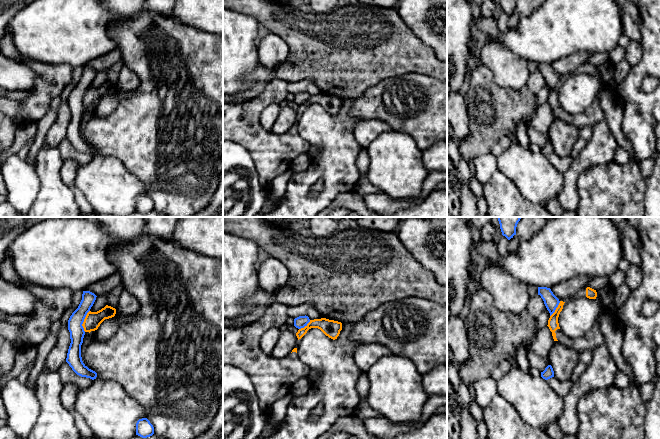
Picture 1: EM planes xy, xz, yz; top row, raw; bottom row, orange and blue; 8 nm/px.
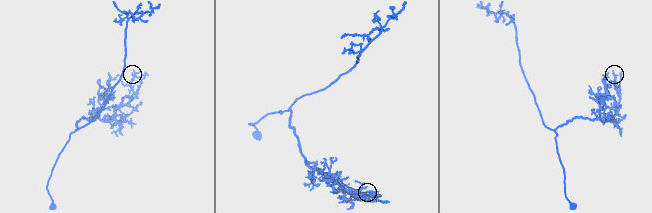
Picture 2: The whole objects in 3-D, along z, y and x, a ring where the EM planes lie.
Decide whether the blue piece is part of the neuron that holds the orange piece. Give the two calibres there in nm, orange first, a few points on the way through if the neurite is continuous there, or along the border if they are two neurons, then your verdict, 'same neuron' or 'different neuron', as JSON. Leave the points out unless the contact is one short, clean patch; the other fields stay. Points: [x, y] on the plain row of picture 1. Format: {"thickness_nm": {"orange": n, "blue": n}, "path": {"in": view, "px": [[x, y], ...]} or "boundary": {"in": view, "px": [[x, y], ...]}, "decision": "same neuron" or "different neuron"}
{"thickness_nm": {"orange": 140, "blue": 120}, "decision": "different neuron"}

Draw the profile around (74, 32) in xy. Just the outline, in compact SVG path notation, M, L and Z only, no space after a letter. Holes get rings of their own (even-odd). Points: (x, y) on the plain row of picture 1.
M35 0L10 21L7 32L27 60L85 66L117 48L108 28L115 14L101 0Z

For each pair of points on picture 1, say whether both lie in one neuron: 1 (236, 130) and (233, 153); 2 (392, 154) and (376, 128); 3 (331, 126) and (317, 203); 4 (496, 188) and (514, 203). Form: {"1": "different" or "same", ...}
{"1": "different", "2": "different", "3": "same", "4": "same"}

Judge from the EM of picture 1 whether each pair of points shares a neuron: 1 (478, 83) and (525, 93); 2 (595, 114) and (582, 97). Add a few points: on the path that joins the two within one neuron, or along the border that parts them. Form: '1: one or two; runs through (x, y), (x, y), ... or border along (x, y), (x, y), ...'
1: one; runs through (490, 91), (496, 97), (513, 97)
2: two; border along (604, 88), (583, 111), (565, 111)

